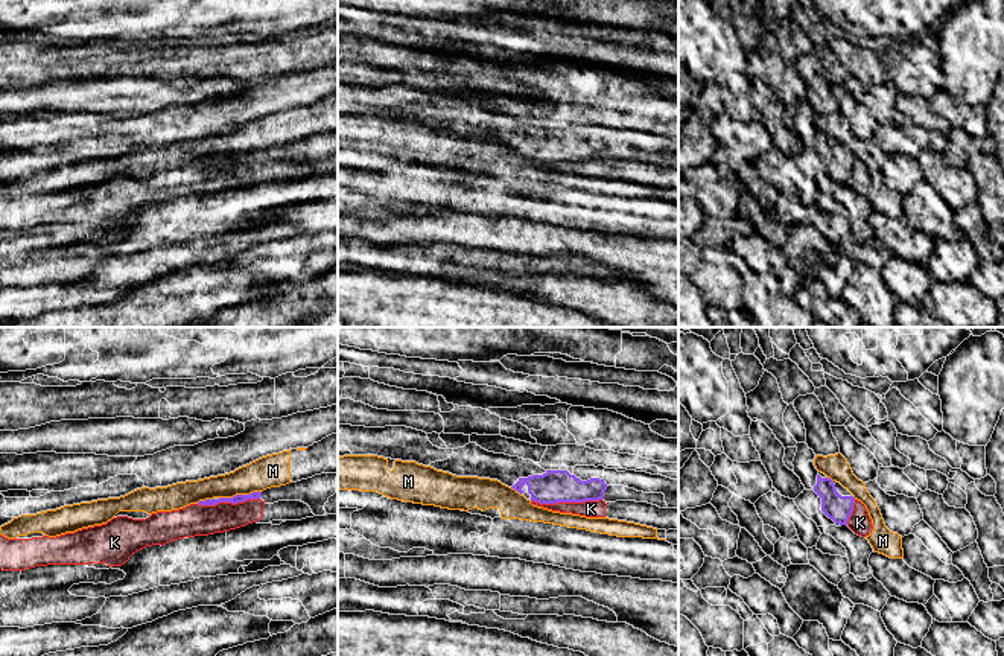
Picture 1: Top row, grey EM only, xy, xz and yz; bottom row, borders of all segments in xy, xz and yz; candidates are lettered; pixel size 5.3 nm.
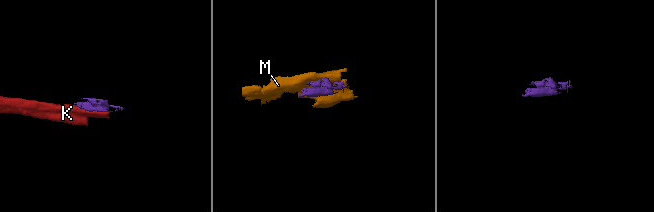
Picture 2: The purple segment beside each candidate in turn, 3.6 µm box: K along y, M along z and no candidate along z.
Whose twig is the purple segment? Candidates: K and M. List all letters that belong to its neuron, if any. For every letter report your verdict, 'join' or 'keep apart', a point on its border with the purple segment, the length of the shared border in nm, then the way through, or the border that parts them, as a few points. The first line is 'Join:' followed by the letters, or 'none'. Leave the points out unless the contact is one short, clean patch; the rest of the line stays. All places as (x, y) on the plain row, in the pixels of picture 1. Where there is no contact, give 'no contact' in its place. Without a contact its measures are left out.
Join: none
K: keep apart; meets purple in xz at (566, 160); contact 380 nm long
M: keep apart; meets purple in xy at (239, 154); contact 220 nm long

